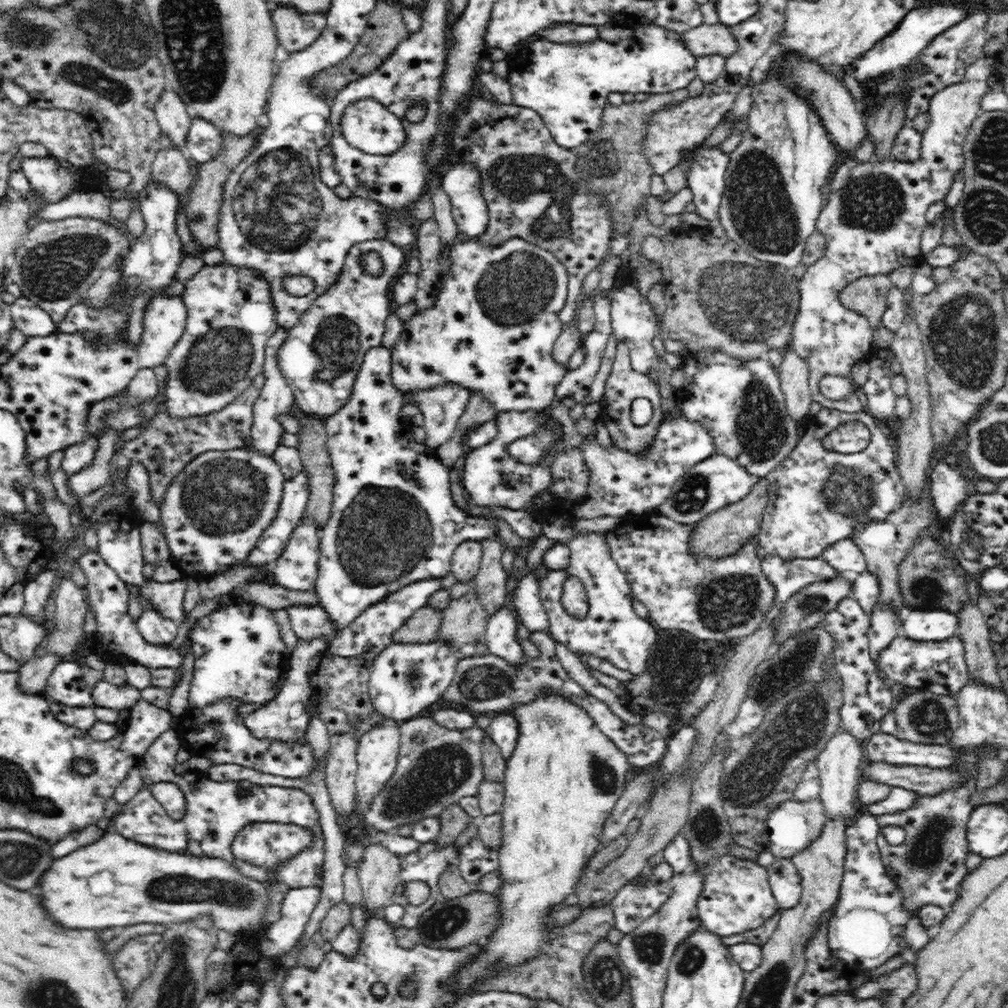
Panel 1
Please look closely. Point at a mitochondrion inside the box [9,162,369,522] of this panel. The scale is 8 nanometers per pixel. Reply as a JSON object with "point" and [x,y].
{"point":[54,270]}

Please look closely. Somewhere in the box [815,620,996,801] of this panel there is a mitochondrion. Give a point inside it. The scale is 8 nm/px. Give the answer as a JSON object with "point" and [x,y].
{"point":[927,717]}

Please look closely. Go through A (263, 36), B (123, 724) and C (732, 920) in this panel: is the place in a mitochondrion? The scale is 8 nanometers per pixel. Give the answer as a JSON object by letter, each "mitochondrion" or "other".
{"A":"other","B":"other","C":"other"}

